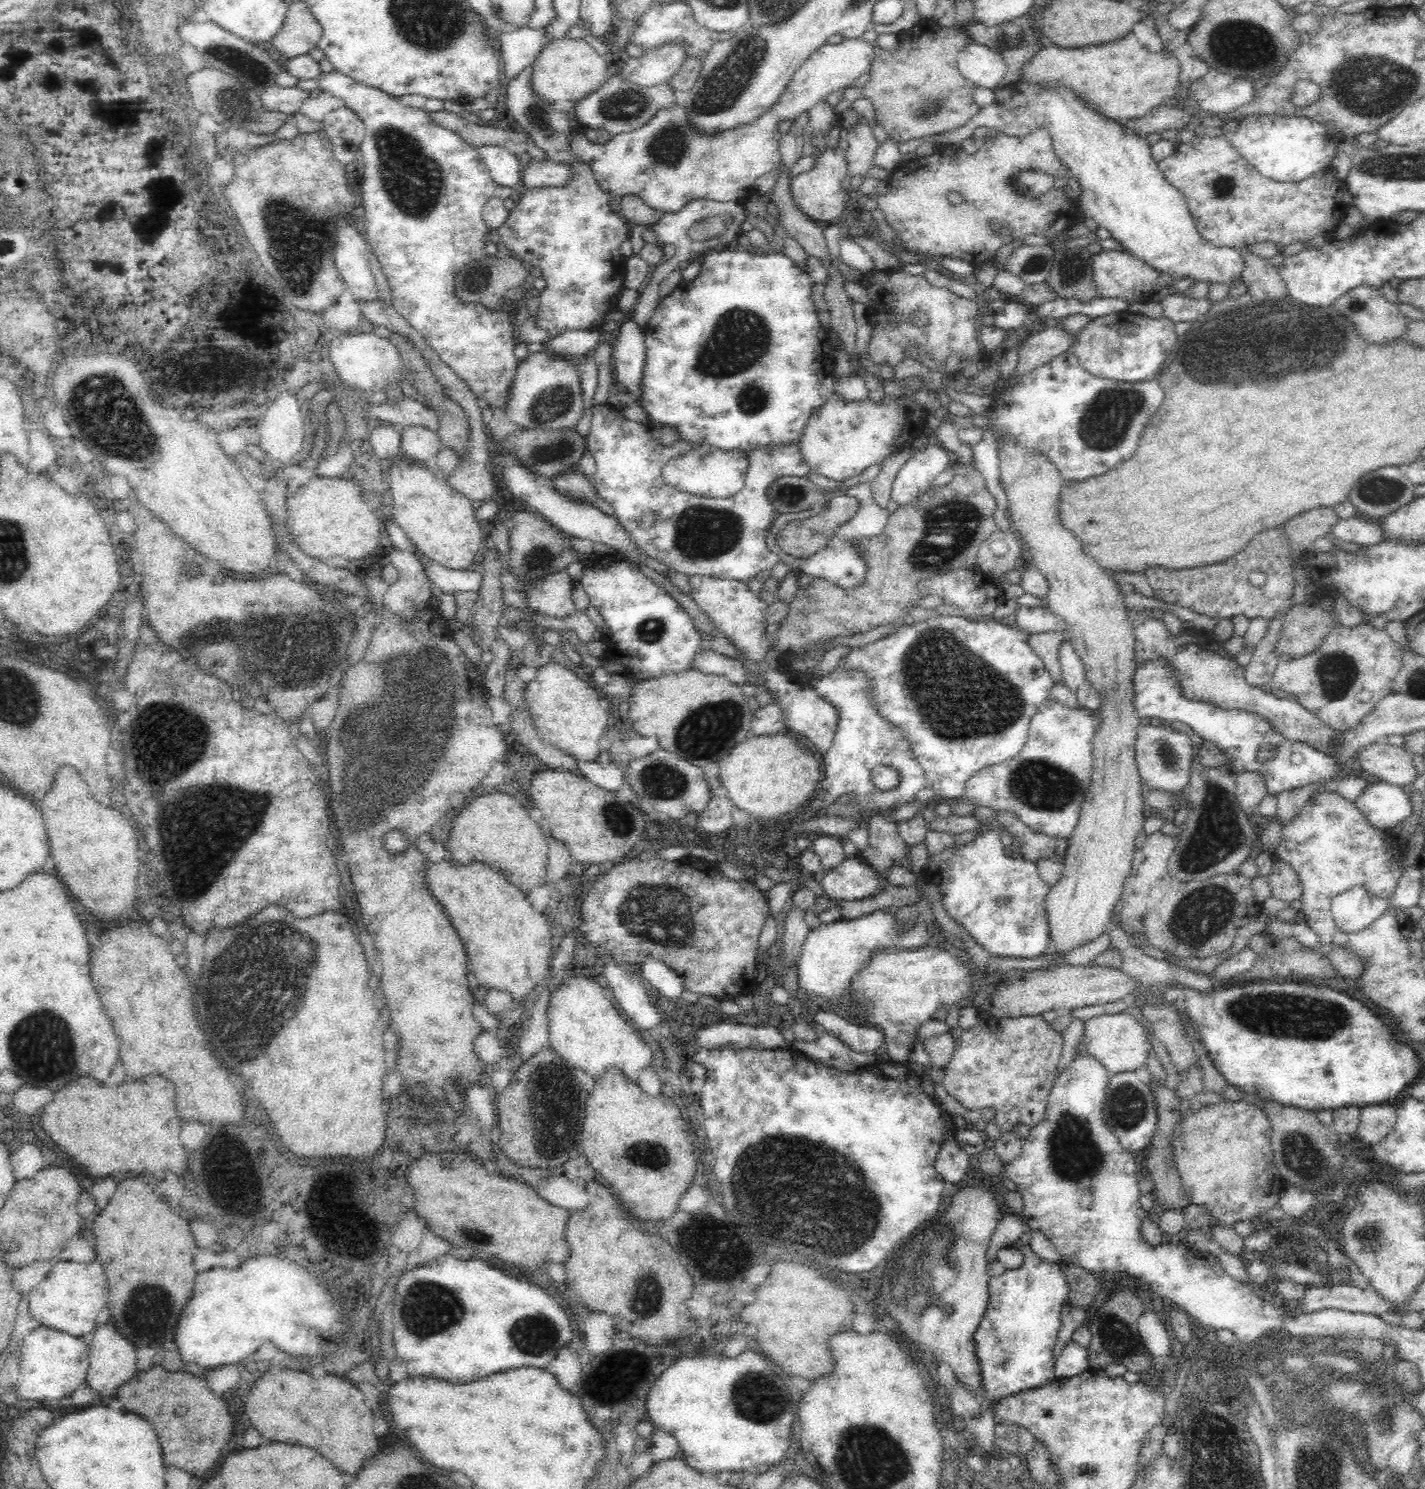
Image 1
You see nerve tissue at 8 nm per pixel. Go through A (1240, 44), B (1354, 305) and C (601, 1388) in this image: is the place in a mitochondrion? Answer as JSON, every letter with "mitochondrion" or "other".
{"A":"mitochondrion","B":"mitochondrion","C":"other"}

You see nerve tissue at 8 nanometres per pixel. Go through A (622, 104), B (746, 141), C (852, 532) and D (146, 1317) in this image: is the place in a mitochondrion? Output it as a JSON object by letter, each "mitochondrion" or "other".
{"A":"mitochondrion","B":"other","C":"other","D":"mitochondrion"}

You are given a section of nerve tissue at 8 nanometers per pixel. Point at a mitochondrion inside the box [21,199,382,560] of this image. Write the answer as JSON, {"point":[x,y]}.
{"point":[122,425]}

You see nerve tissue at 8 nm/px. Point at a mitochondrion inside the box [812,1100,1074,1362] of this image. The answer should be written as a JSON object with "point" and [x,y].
{"point":[918,1282]}

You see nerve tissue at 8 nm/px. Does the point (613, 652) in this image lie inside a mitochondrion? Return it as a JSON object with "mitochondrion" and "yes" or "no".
{"mitochondrion":"no"}

